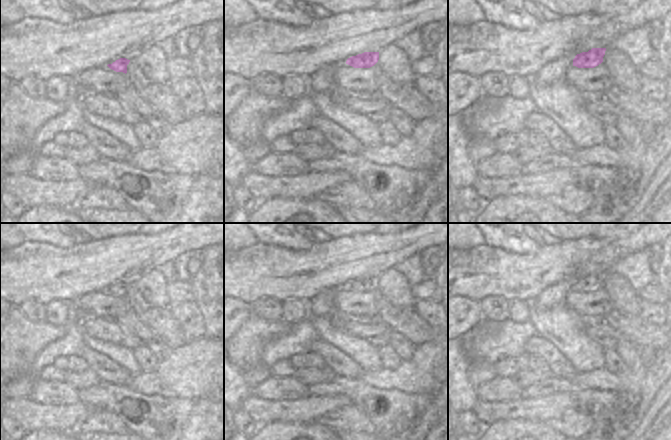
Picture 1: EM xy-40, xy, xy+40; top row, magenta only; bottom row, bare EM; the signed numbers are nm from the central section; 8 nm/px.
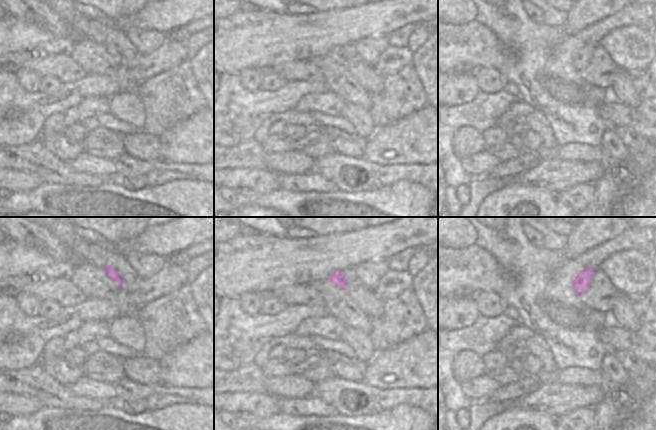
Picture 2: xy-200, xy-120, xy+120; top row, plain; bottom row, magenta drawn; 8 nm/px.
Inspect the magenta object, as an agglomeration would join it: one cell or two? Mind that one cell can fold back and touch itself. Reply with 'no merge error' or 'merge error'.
no merge error

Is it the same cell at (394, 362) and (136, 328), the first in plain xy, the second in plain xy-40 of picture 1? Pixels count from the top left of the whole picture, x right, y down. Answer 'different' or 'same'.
same

